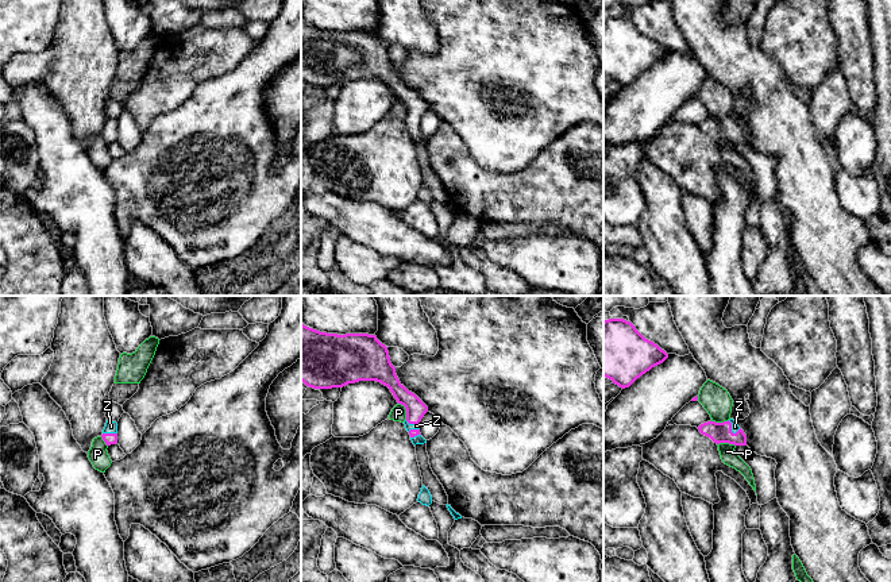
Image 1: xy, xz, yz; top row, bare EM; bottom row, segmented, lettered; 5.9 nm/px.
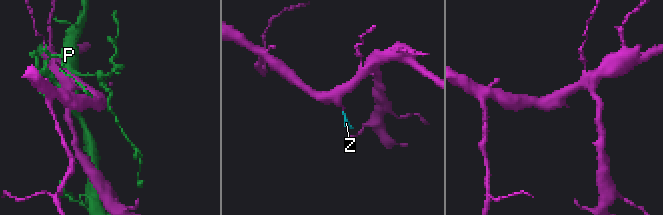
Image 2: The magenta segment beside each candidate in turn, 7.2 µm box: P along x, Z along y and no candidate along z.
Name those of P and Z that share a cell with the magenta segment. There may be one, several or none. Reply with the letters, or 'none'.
Z

